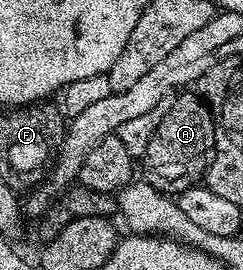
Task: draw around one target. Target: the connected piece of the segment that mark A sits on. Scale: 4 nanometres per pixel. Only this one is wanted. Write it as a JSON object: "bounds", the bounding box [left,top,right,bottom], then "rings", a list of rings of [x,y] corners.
{"bounds":[139,92,217,196],"rings":[[[181,92],[173,98],[171,108],[167,108],[167,116],[159,128],[155,128],[155,136],[151,136],[151,144],[147,144],[147,152],[139,160],[139,170],[143,173],[144,181],[150,182],[154,188],[162,194],[176,196],[182,194],[187,188],[198,185],[205,177],[205,171],[209,168],[209,162],[213,158],[215,148],[215,128],[217,123],[209,110],[209,105],[201,99],[196,92]]]}

